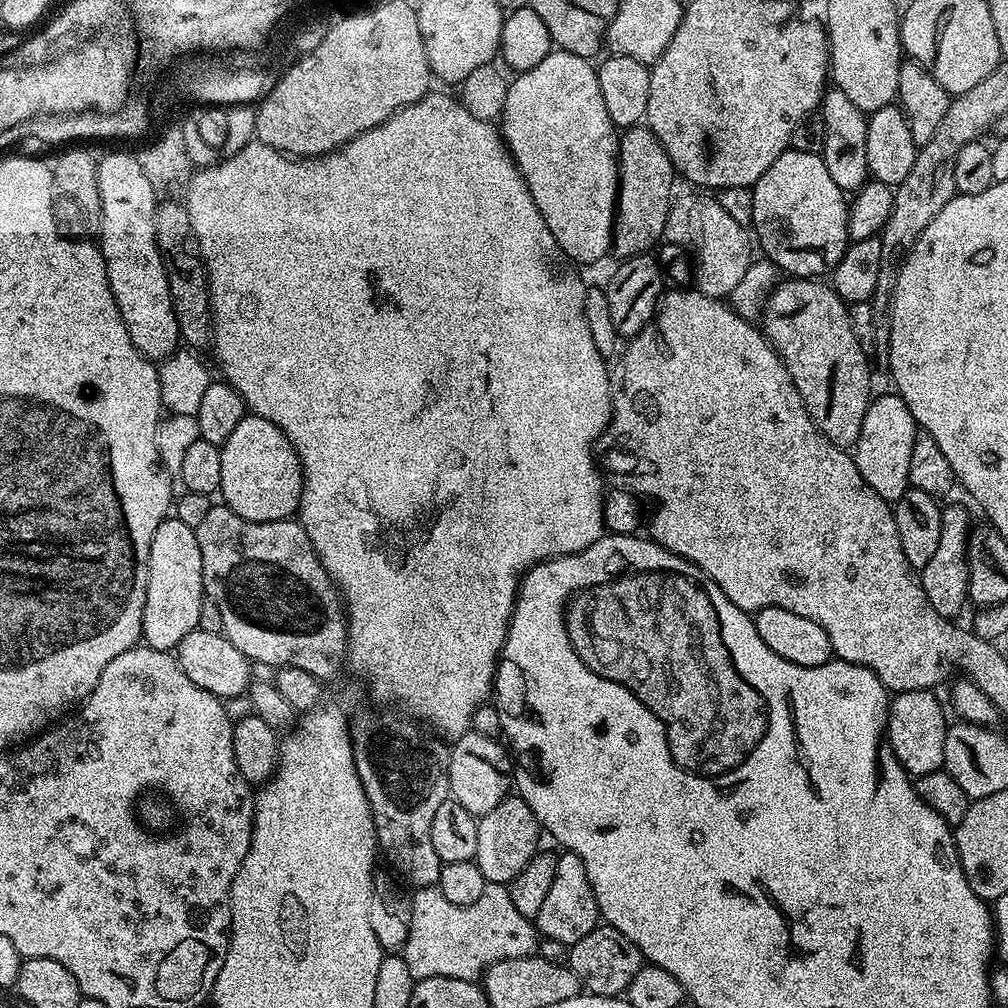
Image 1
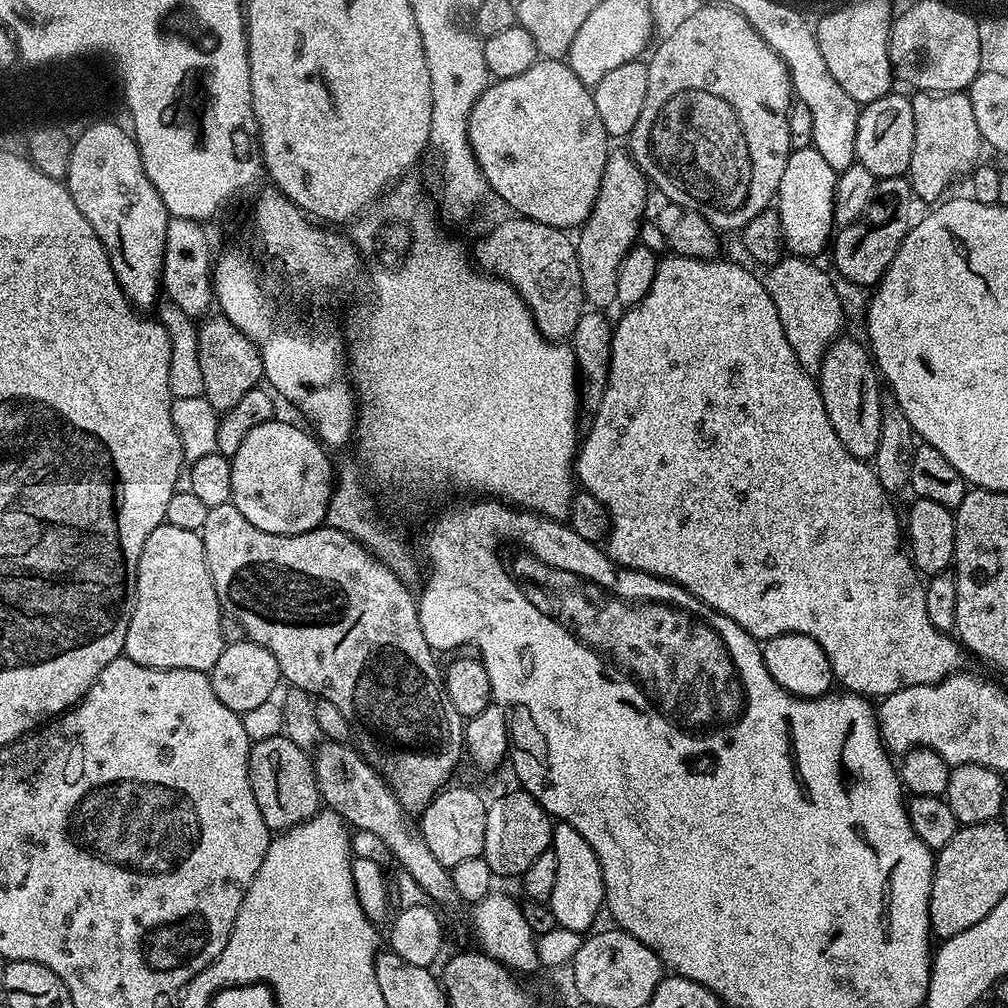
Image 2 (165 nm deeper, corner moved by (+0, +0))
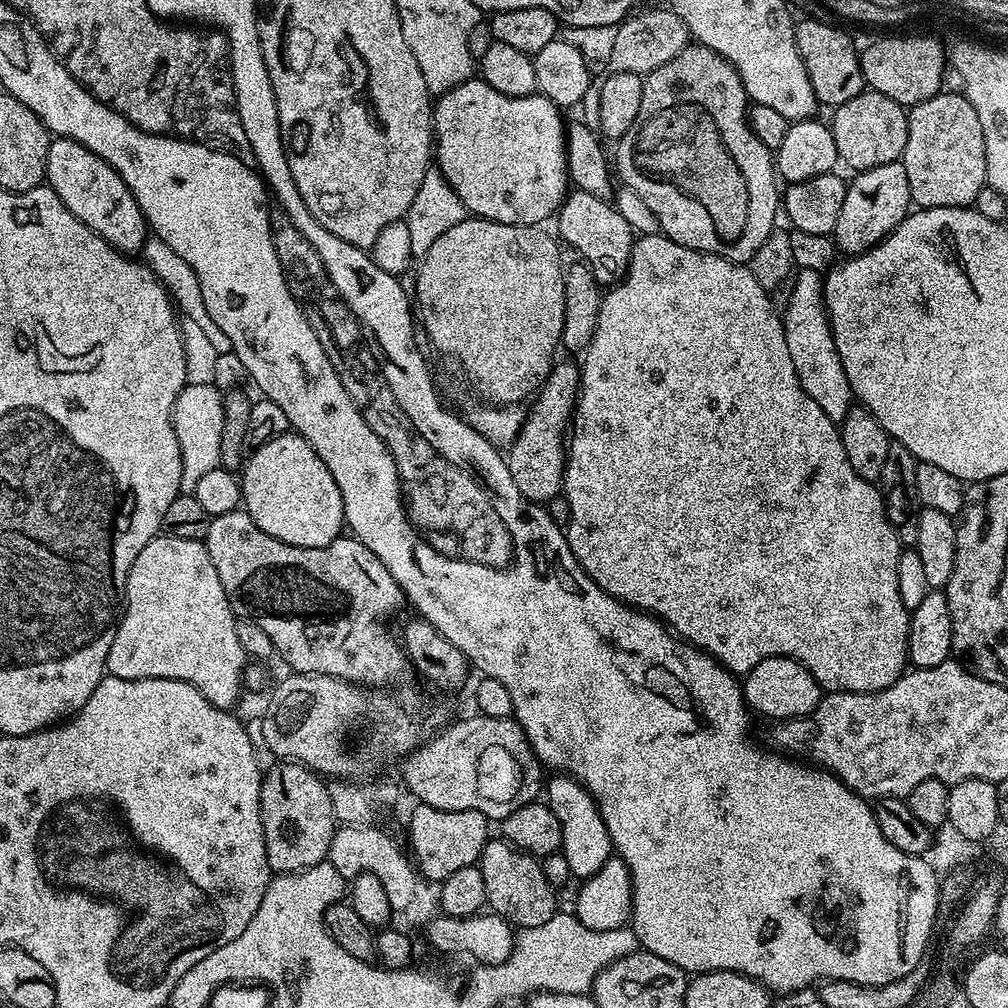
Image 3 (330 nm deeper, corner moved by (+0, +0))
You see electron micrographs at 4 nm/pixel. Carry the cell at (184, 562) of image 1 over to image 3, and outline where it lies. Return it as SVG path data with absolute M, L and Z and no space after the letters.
M163 534L156 536L146 542L142 554L138 554L130 566L124 587L122 615L116 626L114 642L110 642L107 675L127 680L181 680L197 688L214 706L231 709L231 704L240 696L246 669L246 655L235 630L237 619L226 598L226 590L222 590L218 570L214 570L214 562L210 562L208 547L203 540L174 538Z

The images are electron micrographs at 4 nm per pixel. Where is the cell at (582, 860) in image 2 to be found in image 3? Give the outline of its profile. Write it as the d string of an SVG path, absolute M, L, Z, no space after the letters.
M556 774L546 784L546 803L550 810L554 810L554 818L562 826L562 842L560 851L570 865L573 877L583 882L598 874L606 861L613 859L614 849L612 839L606 830L606 822L602 822L602 814L598 810L595 798L584 788L575 776Z

